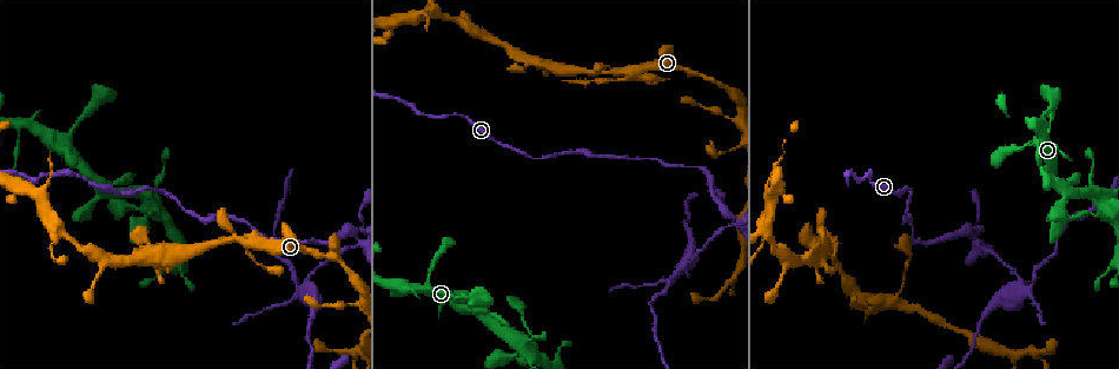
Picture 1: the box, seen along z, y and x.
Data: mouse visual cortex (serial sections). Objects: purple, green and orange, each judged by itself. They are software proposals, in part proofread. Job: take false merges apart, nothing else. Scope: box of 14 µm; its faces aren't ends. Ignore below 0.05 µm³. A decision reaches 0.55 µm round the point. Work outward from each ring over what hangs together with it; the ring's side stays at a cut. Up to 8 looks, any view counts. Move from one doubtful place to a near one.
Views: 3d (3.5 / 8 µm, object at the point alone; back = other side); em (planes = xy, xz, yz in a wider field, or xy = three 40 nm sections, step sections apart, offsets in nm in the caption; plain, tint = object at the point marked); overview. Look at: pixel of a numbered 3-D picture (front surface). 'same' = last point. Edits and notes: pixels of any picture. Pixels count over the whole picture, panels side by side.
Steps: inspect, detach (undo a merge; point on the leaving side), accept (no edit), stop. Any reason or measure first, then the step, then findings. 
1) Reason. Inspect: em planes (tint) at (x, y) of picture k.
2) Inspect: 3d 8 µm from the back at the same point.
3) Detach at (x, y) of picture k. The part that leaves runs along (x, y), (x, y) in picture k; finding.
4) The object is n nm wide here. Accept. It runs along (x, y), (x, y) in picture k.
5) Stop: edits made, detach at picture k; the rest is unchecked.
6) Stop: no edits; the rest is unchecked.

Thick turns thin. Inspect: 3d 3.5 µm at (394, 282) of picture 1.

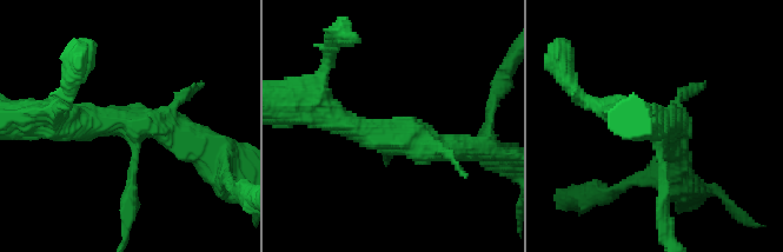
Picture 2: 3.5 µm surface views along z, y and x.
Inspect: em xy step 1 (tint) at (135, 125) of picture 2.

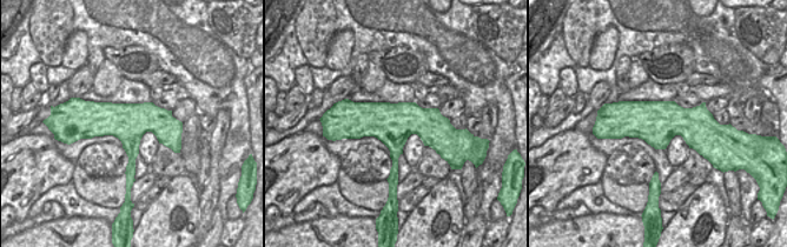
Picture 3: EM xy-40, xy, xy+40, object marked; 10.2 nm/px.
Accept. It runs along (204, 152), (160, 124), (70, 112) in picture 2; one cell here.

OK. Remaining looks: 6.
Thin neck. Inspect: 3d 3.5 µm at (435, 15) of picture 1.

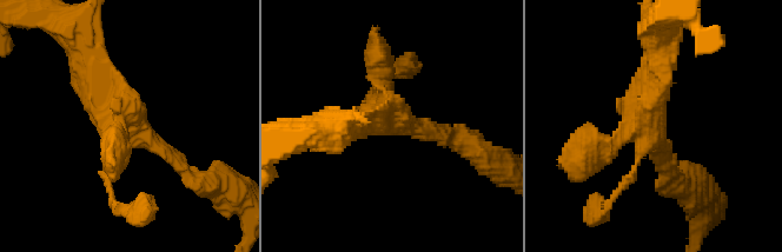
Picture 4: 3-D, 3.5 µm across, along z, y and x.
Inspect: em xy step 2 (tint) at (387, 120) of picture 4.

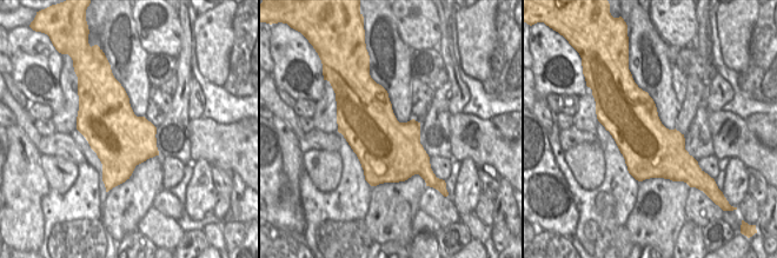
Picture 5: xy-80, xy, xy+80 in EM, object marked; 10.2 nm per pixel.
Inspect: em planes (tint) at the same point.

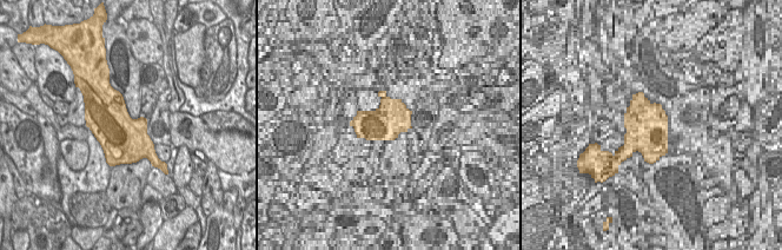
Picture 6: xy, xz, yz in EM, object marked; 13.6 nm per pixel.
Accept. It runs along (185, 172), (116, 113), (84, 55) in picture 4; all the same cell.

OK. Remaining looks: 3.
Thin arm on a thick one. Inspect: 3d 8 µm from the back at (973, 233) of picture 1.

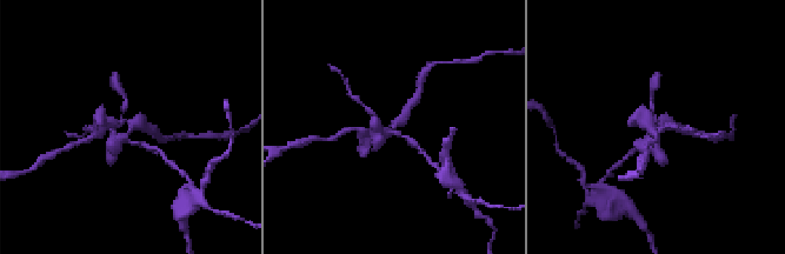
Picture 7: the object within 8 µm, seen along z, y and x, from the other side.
Zoom in. Inspect: 3d 3.5 µm at (131, 128) of picture 7.

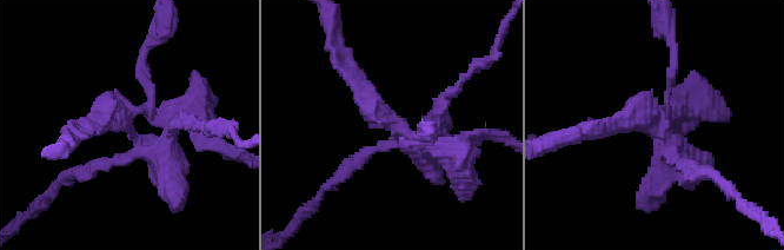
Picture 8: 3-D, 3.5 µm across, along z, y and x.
Inspect: em xy step 1 (tint) at (127, 126) of picture 8.

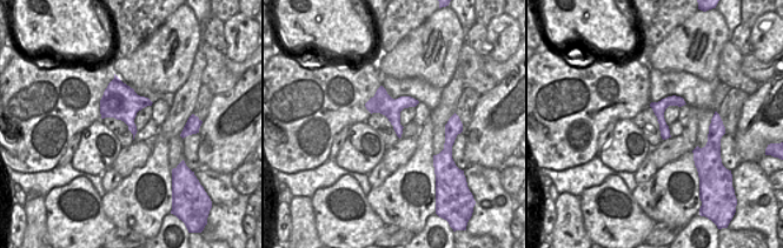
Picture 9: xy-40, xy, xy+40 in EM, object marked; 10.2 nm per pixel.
Detach at (664, 169) of picture 8. The part that leaves runs along (394, 129), (402, 144), (369, 150), (344, 175) in picture 8; a second cell is stuck on.

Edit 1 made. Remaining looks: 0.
Stop: edits made, detach at picture 8; the rest is unchecked.

